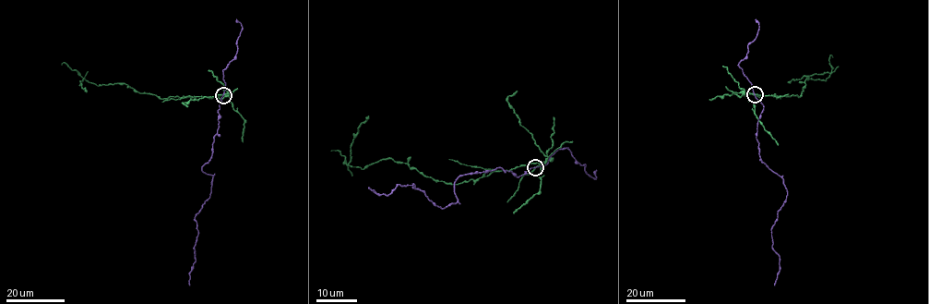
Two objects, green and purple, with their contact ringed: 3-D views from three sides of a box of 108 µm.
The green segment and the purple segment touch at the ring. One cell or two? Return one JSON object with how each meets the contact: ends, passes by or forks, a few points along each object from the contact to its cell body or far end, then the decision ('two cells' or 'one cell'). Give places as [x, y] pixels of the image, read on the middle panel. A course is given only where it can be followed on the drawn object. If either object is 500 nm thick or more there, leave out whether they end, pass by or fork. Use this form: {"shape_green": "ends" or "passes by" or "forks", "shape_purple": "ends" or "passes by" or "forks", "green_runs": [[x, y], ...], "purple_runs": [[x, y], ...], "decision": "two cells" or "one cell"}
{"shape_green": "passes by", "shape_purple": "passes by", "green_runs": [[535, 167], [537, 163], [446, 184], [390, 159], [383, 158], [363, 169], [351, 166], [351, 143], [369, 116]], "purple_runs": [[535, 167], [518, 177], [500, 168], [461, 176], [457, 201], [445, 208], [414, 184], [386, 195], [369, 187]], "decision": "two cells"}

